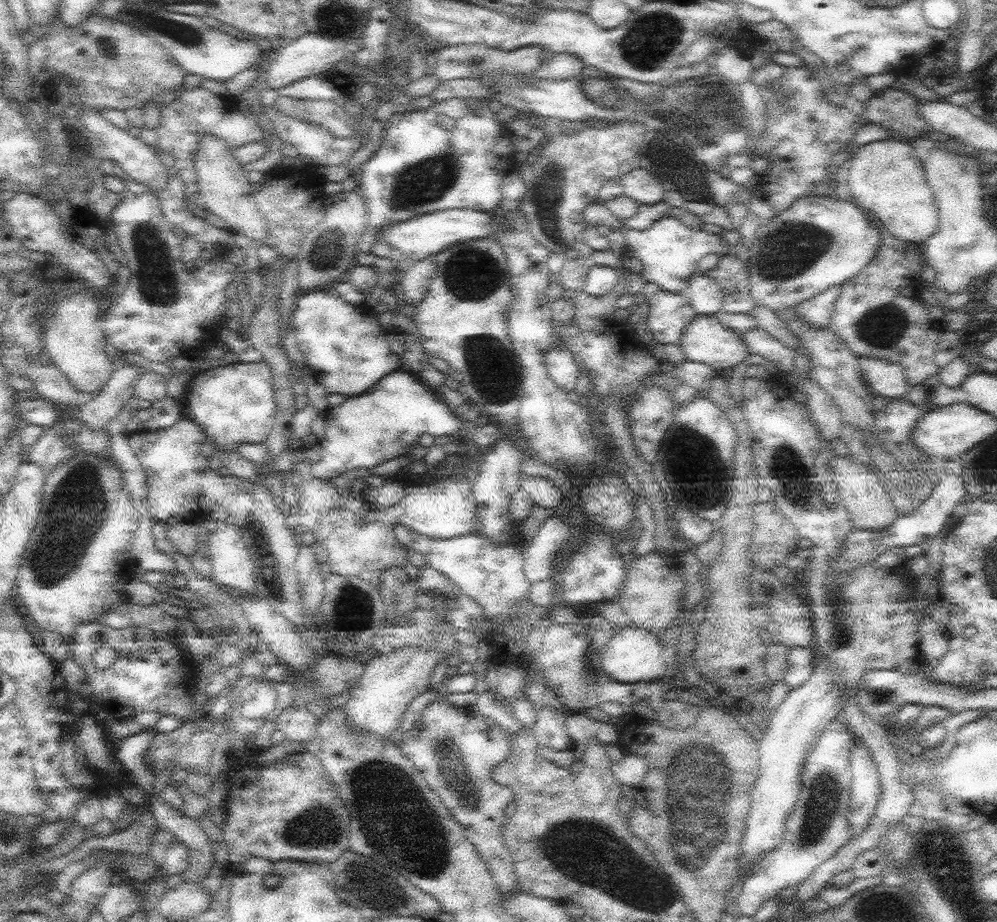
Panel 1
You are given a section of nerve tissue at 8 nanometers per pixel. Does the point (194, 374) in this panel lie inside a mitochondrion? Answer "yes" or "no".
no

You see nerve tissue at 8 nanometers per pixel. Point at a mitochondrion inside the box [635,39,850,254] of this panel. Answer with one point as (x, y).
(676, 164)

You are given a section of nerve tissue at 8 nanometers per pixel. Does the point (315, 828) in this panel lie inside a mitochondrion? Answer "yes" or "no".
yes

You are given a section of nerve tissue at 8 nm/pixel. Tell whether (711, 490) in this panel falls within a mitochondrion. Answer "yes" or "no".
yes

